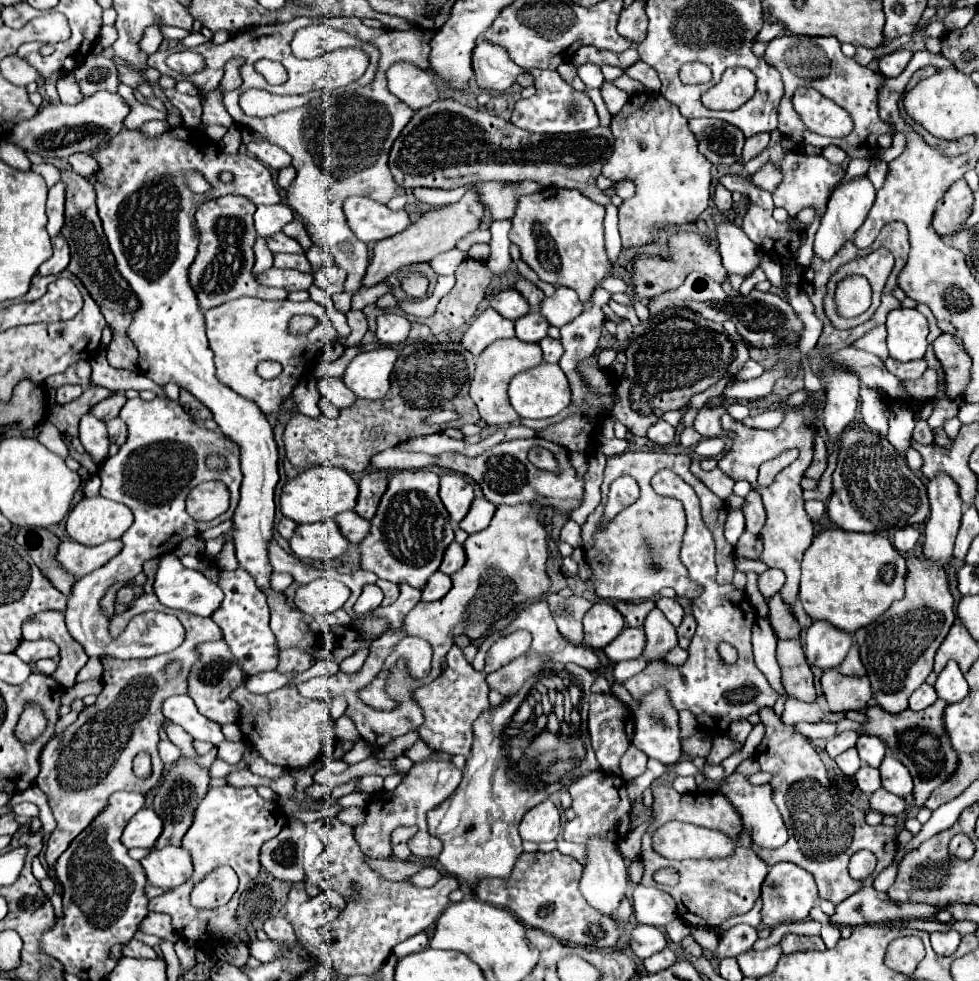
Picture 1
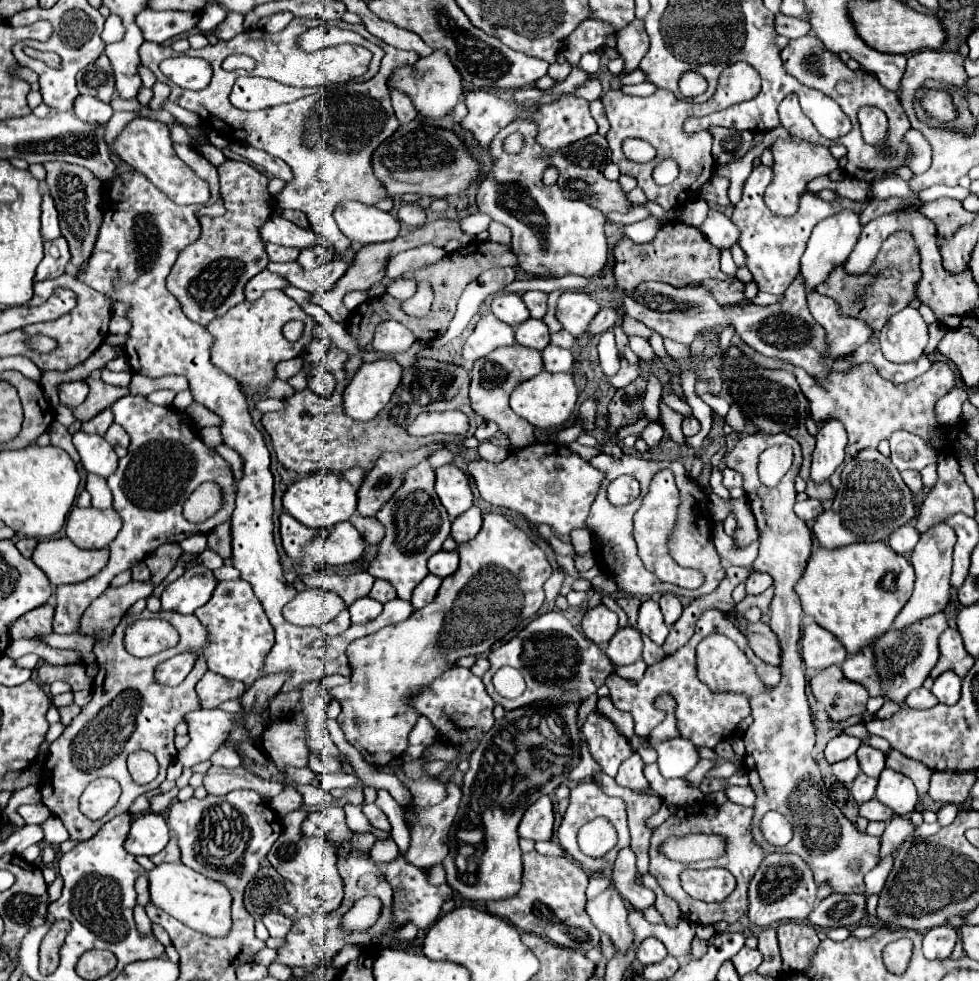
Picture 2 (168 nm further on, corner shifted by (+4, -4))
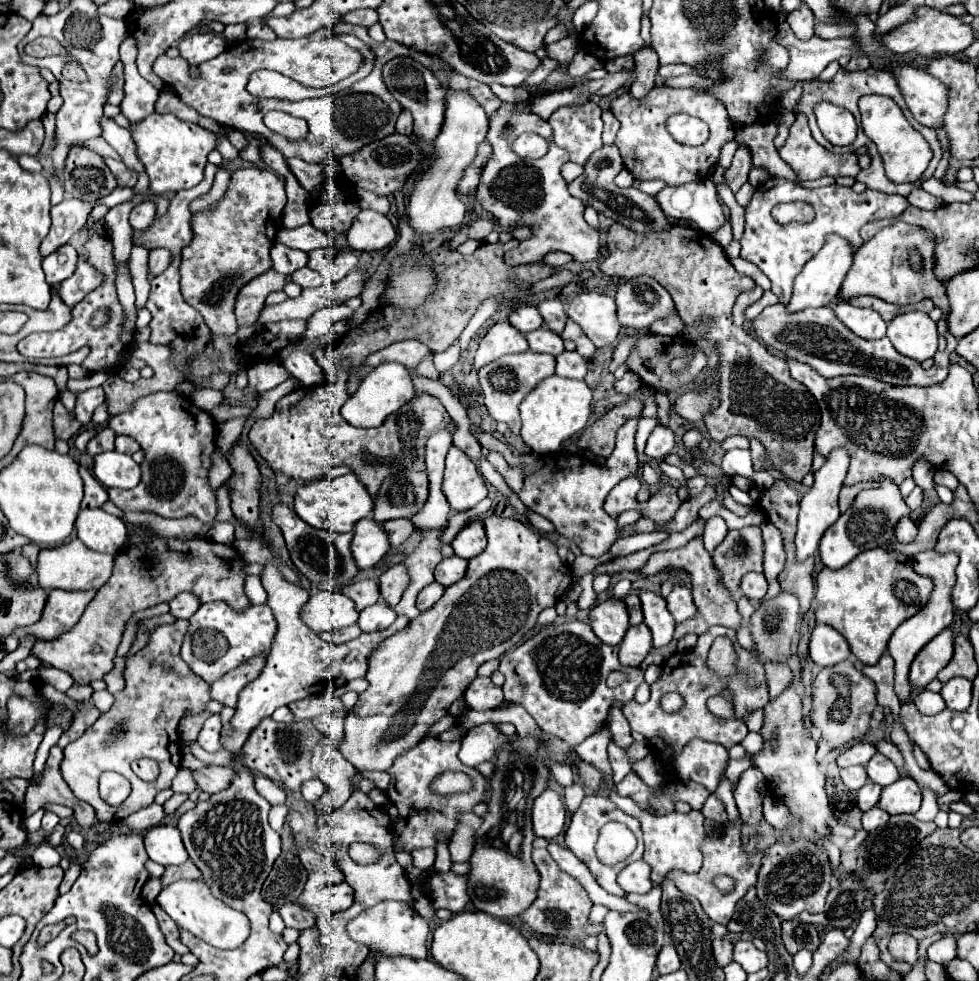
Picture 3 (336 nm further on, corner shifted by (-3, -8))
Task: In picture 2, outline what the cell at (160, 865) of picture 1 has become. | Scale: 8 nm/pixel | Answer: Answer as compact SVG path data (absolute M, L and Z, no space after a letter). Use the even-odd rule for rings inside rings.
M160 864L152 872L150 878L150 902L188 928L206 934L210 938L224 938L232 928L232 914L230 914L230 892L226 892L224 884L208 880L206 876L194 872L186 864Z

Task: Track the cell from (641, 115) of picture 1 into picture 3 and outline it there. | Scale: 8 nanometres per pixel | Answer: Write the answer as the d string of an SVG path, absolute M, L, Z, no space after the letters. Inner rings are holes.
M661 86L661 88L653 88L641 100L629 96L629 92L623 92L611 102L611 112L621 122L619 134L615 138L615 146L621 152L625 168L635 176L635 180L663 180L669 186L707 180L707 176L719 162L721 146L733 138L733 126L727 120L725 106L713 100L713 96L707 96L695 88ZM673 114L691 114L707 122L707 126L711 126L709 140L697 148L681 146L667 130L667 120Z

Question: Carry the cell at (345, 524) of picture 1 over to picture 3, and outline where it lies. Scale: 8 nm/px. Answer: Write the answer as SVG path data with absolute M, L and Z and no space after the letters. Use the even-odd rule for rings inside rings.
M405 518L387 520L387 522L383 522L383 528L385 528L387 536L389 536L391 546L401 546L415 532L415 526Z

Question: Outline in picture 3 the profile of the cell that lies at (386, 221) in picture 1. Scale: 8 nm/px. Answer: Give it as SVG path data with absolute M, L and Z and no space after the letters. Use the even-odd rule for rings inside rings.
M361 210L347 232L349 246L359 252L383 250L391 246L395 238L397 238L397 230L393 228L391 220L375 210Z

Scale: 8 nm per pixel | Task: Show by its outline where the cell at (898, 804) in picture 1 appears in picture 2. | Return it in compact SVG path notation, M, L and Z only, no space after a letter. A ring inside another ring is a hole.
M874 798L874 800L860 806L860 816L864 816L866 820L884 820L886 822L894 816L894 812Z

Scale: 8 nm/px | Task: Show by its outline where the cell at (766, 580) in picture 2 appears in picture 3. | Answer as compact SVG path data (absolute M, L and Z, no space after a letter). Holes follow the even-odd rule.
M749 572L743 576L741 580L741 592L751 598L751 600L759 600L767 594L767 580L763 574L755 574L755 572Z

